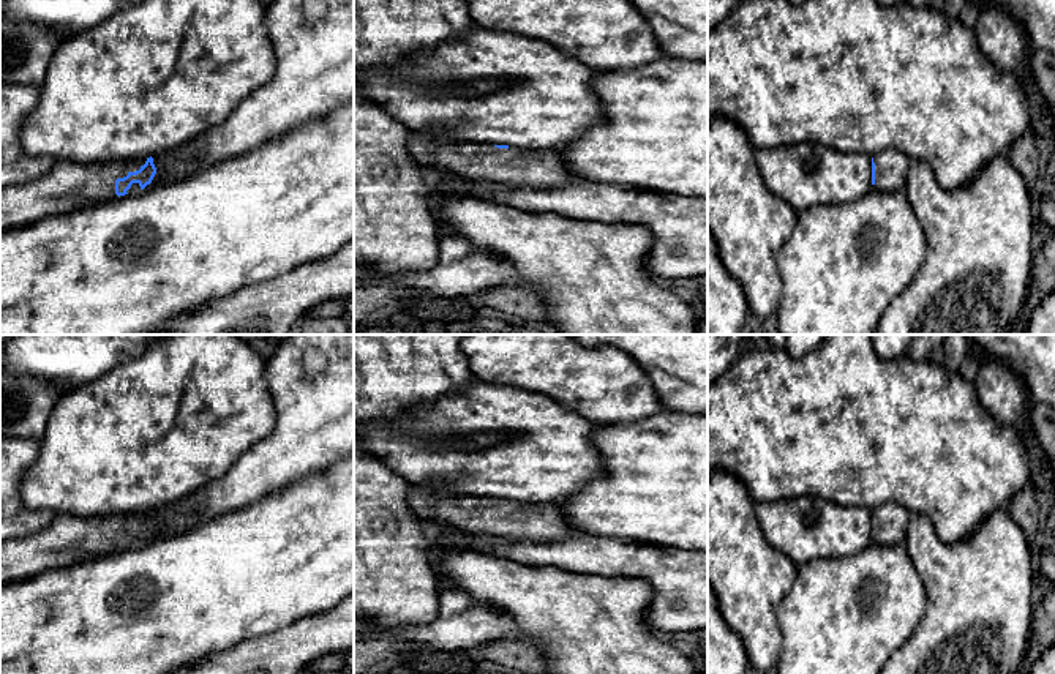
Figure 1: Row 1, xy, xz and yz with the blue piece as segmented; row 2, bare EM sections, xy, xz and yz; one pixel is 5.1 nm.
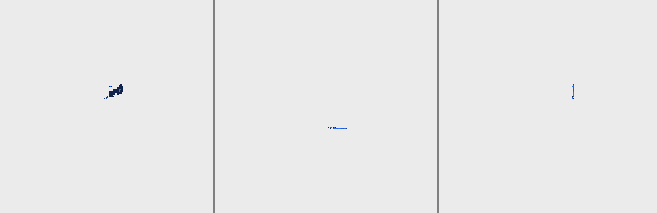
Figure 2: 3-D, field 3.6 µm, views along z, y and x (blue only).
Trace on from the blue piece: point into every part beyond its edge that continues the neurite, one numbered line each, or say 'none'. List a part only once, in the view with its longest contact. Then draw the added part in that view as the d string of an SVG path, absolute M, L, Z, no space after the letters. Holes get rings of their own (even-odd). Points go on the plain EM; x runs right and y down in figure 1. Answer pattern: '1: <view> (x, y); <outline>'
1: xy (68, 540); M147 511L93 518L55 515L43 530L0 543L0 586L112 554L118 551L115 534L139 524L145 515Z

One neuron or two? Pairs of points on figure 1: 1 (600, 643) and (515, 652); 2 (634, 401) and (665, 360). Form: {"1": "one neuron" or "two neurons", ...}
{"1": "two neurons", "2": "two neurons"}

